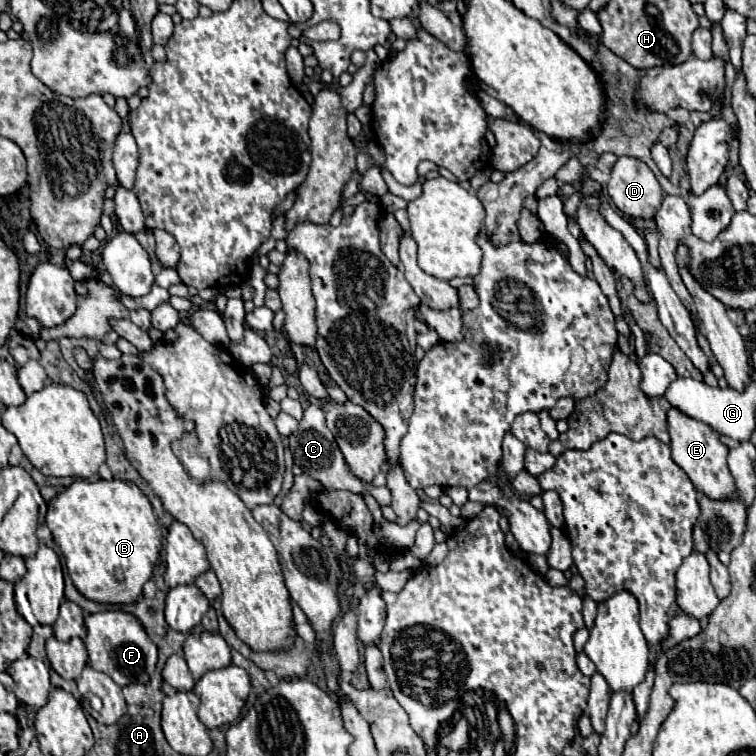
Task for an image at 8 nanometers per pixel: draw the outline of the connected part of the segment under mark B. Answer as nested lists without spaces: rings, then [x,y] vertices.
[[[77,479],[63,493],[49,501],[45,524],[51,529],[53,539],[65,557],[65,565],[73,579],[73,585],[79,589],[81,595],[91,601],[111,605],[133,603],[137,597],[141,597],[143,585],[149,581],[155,561],[159,559],[163,535],[149,499],[141,493],[135,483],[127,483],[121,479]]]

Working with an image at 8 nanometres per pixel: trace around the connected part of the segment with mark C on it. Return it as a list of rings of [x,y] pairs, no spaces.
[[[311,403],[309,409],[303,413],[303,419],[299,421],[299,429],[289,437],[291,441],[291,453],[293,453],[293,461],[295,465],[299,465],[309,477],[321,481],[321,485],[325,485],[325,489],[329,491],[337,491],[337,489],[345,489],[349,493],[371,493],[379,505],[391,504],[391,493],[387,487],[373,487],[373,485],[365,485],[363,481],[355,479],[349,473],[349,467],[343,461],[343,455],[333,439],[333,433],[329,431],[329,427],[325,425],[325,413],[319,405]]]

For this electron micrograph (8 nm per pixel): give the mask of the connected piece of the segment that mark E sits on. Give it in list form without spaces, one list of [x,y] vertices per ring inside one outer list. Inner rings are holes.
[[[673,407],[667,411],[667,423],[669,423],[669,435],[671,435],[673,461],[689,475],[695,491],[699,491],[715,501],[733,499],[737,495],[737,487],[735,487],[733,475],[727,467],[729,447],[725,443],[721,443],[719,433],[713,427],[705,425],[703,421],[687,417],[685,413],[681,413],[679,409],[673,409]]]

